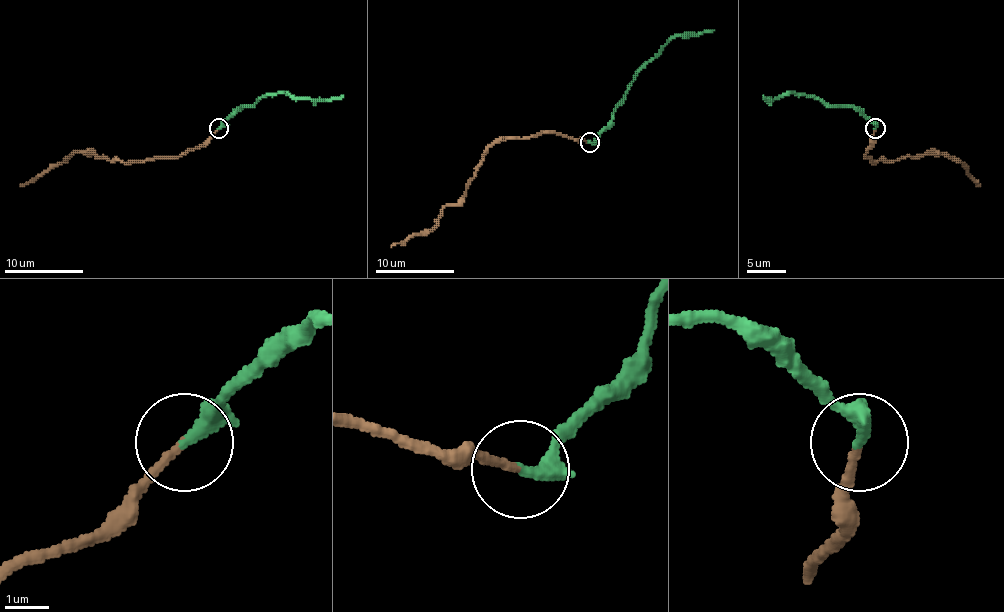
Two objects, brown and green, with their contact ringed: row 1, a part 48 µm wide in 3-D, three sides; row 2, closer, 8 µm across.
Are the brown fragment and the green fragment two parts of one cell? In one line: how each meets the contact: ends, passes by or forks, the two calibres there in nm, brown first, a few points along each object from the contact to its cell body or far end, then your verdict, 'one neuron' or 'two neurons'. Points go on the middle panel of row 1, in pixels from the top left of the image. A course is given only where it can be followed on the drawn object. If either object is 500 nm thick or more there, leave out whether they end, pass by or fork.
brown ends there; green passes by; 180 nm thick on the brown side, 240 nm on the other; brown runs (590, 142), (549, 133), (495, 140), (470, 180), (466, 194), (456, 204), (444, 207), (430, 229), (391, 247); green runs (590, 142), (612, 119), (616, 105), (633, 77), (673, 38), (698, 36), (714, 30); one neuron

